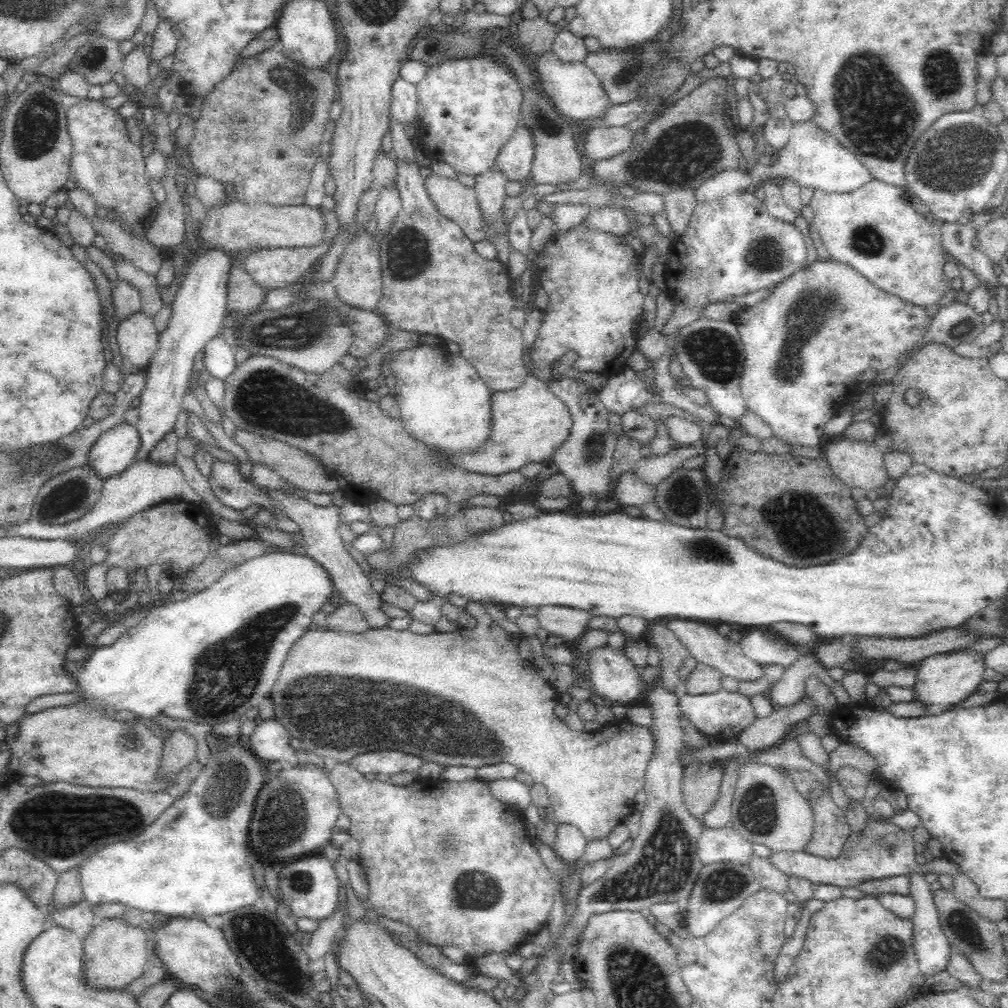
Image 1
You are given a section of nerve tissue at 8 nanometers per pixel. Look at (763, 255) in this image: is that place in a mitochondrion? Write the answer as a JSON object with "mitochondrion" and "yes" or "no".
{"mitochondrion":"yes"}

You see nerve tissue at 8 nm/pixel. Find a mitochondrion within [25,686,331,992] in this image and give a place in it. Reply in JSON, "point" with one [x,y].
{"point":[222,791]}

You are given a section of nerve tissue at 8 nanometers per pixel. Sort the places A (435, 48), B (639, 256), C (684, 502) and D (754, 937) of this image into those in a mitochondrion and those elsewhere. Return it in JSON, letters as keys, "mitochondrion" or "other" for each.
{"A":"mitochondrion","B":"other","C":"mitochondrion","D":"mitochondrion"}

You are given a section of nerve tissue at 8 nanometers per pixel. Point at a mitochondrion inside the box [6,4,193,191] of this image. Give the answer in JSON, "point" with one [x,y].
{"point":[36,132]}

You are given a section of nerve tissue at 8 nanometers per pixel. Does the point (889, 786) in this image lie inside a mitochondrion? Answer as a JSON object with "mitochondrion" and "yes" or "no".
{"mitochondrion":"no"}

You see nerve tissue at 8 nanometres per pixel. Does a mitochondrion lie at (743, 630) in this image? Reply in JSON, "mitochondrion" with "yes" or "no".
{"mitochondrion":"no"}

